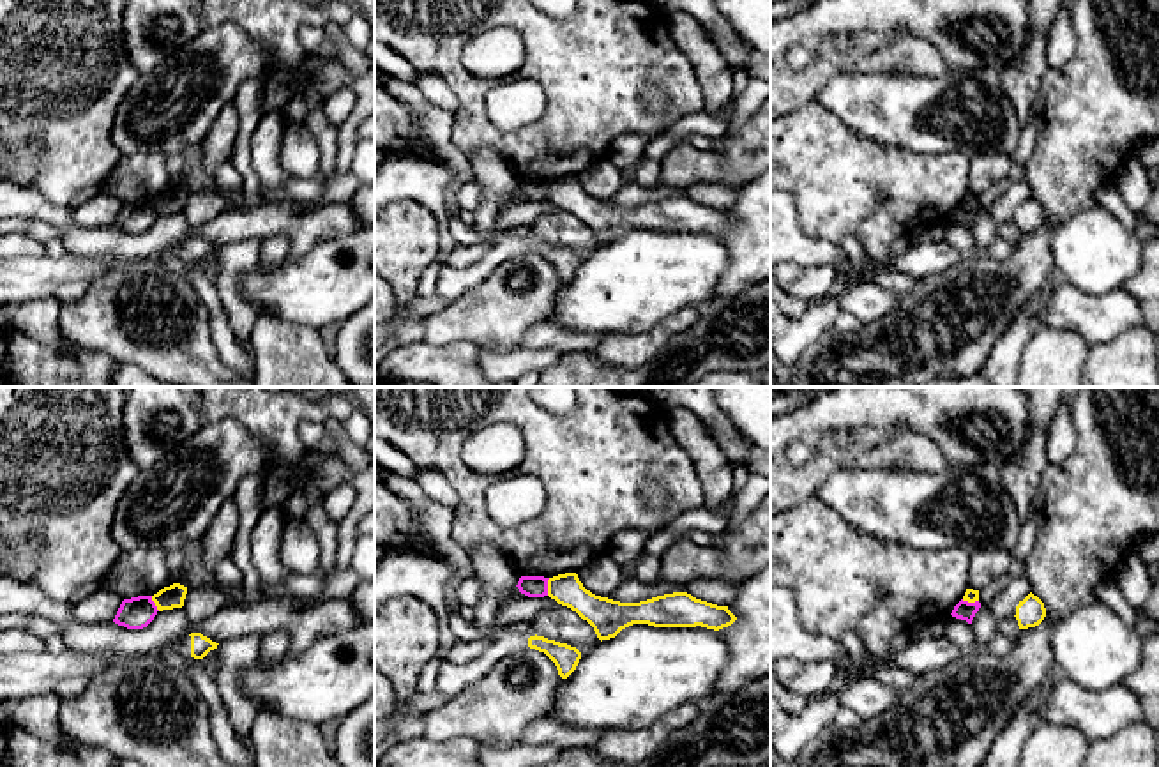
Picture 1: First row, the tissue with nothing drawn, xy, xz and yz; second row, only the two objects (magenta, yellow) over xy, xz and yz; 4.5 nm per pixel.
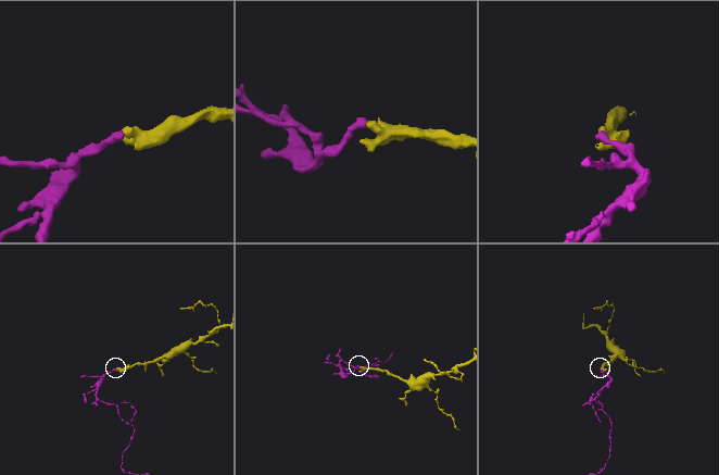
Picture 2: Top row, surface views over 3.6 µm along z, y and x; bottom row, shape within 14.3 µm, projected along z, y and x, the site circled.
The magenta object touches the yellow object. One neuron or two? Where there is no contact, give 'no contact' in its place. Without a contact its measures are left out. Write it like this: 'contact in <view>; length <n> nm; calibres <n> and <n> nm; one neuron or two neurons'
contact in xz; length 80 nm; calibres 100 and 140 nm; two neurons

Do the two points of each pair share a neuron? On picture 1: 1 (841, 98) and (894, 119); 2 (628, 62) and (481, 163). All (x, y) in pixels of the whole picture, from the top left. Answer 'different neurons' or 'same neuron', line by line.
1: same neuron
2: different neurons

